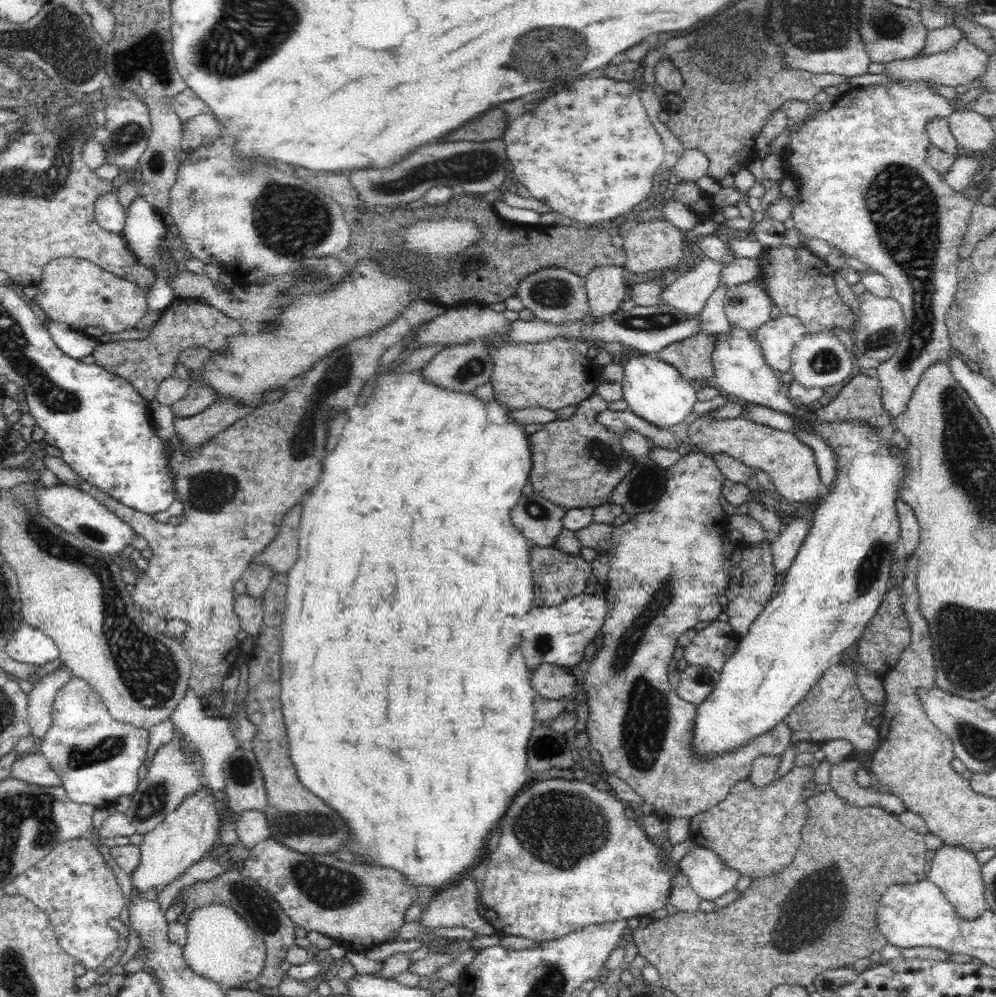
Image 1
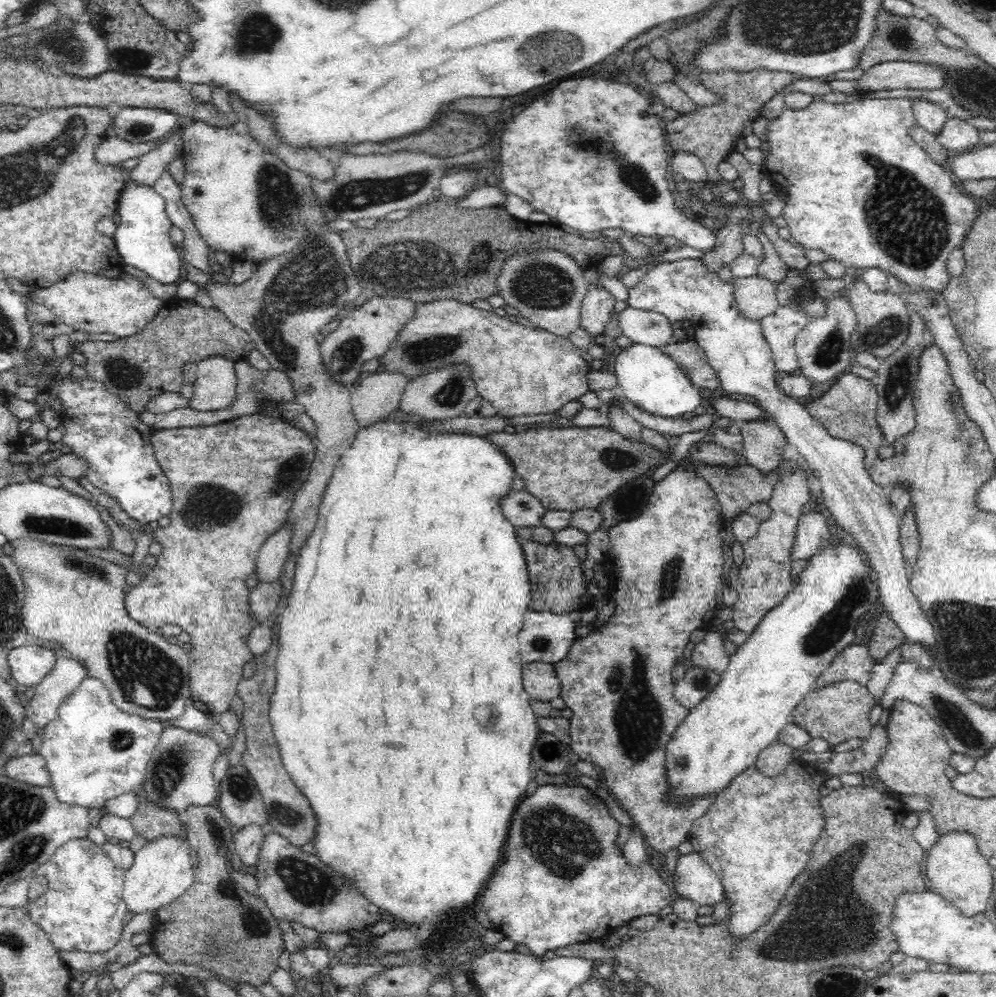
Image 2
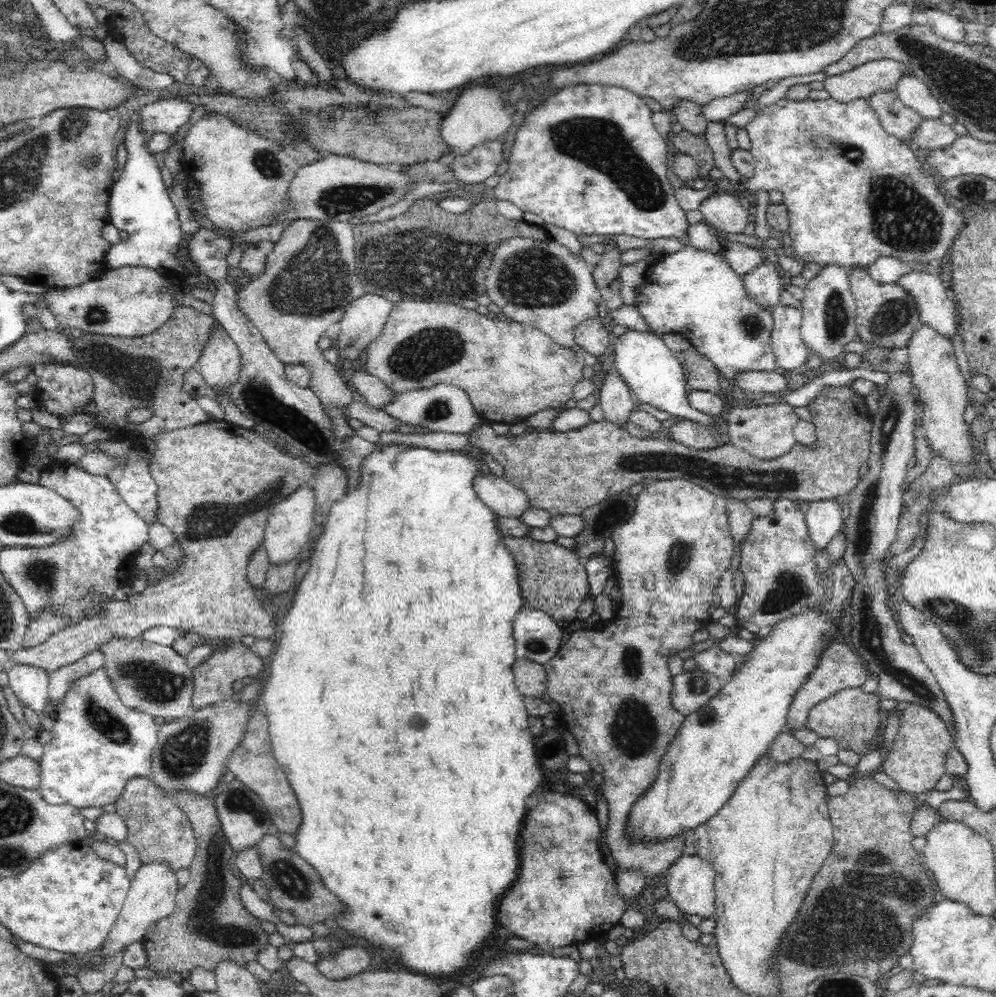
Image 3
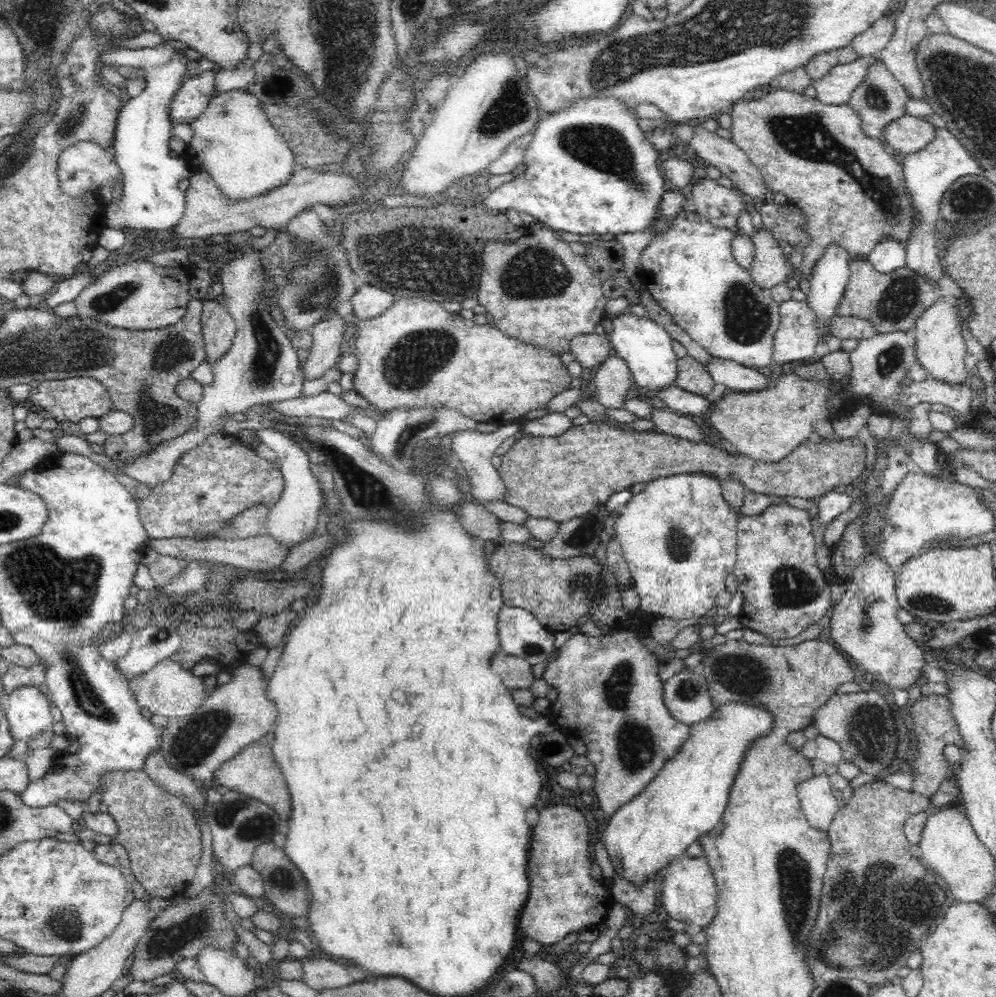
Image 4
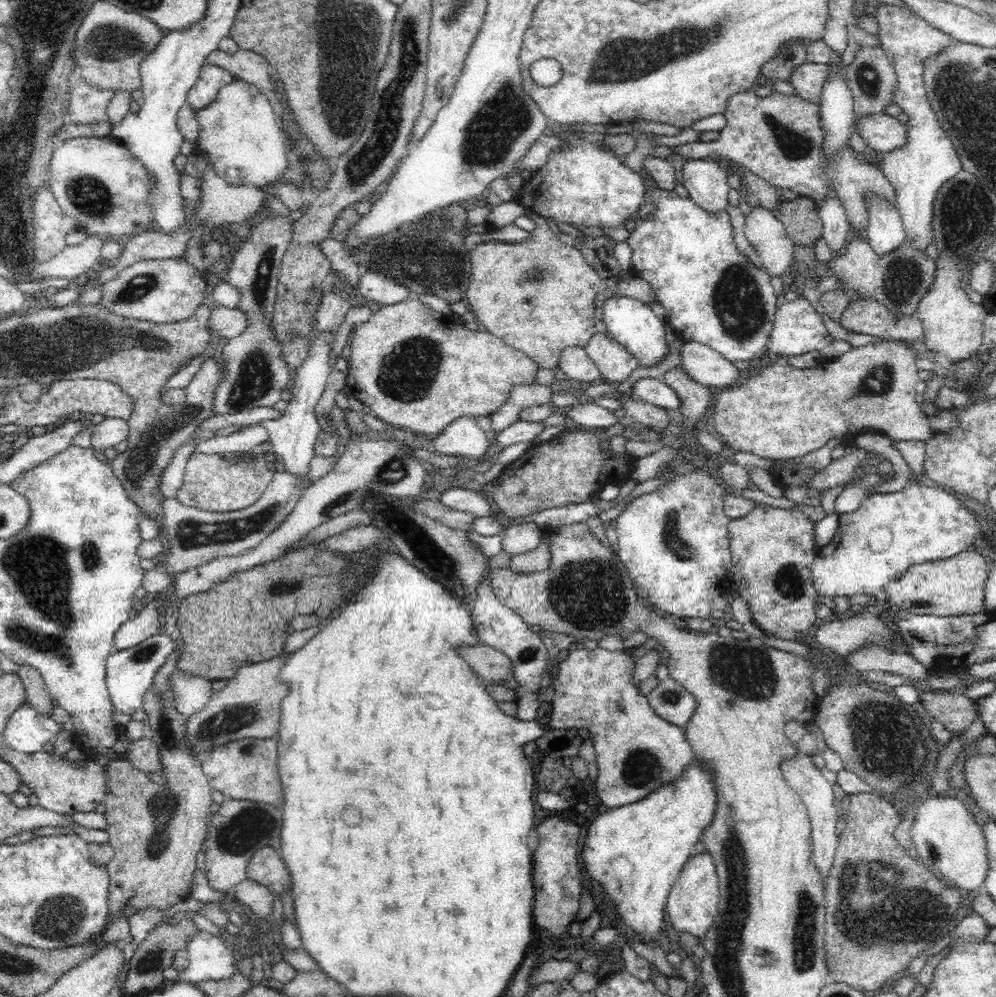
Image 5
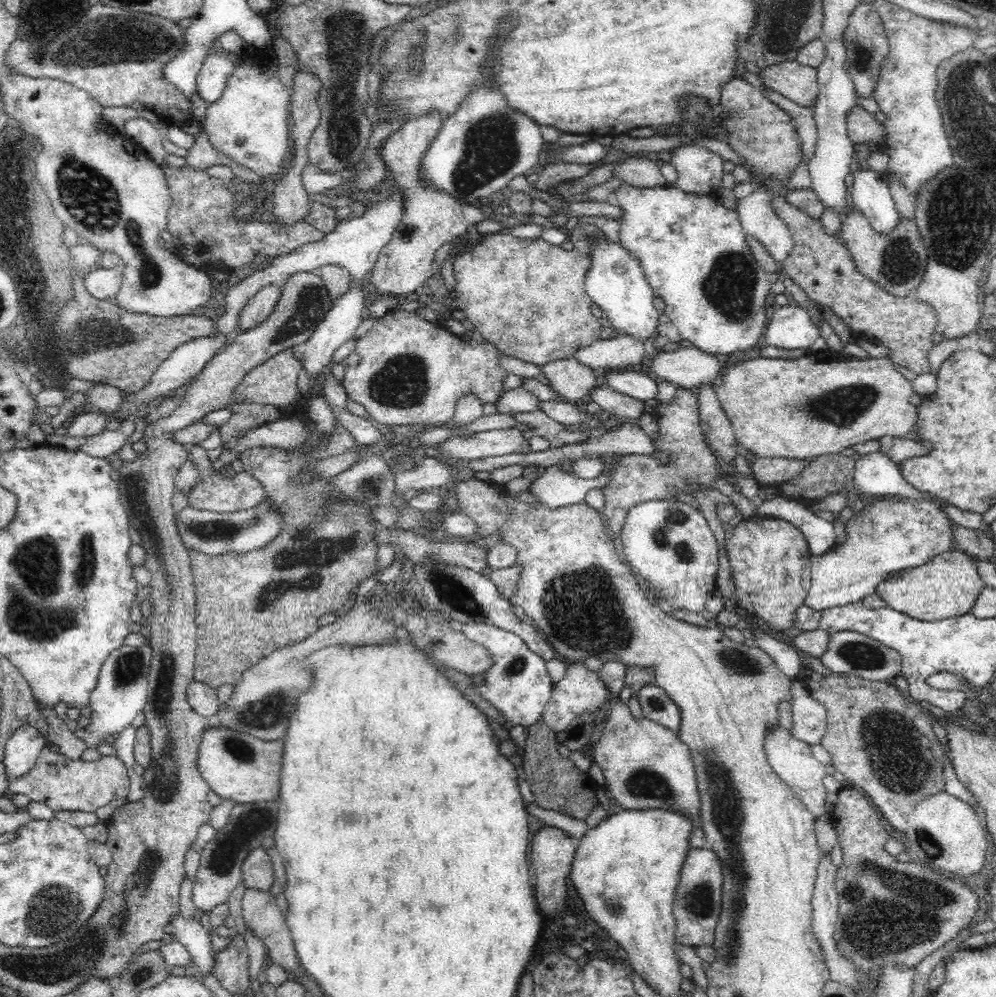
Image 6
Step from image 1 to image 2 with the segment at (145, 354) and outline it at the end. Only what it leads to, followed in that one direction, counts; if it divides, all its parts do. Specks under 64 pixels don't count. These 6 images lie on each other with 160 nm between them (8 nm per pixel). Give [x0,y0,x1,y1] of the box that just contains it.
[72,297,255,416]

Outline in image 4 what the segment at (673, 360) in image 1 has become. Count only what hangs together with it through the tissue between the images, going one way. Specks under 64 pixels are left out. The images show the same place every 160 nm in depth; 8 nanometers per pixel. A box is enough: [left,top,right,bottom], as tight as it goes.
[674,355,715,398]

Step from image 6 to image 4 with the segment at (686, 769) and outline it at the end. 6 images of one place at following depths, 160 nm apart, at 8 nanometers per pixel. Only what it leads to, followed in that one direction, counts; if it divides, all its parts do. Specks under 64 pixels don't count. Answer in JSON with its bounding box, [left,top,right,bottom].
[541,617,690,819]

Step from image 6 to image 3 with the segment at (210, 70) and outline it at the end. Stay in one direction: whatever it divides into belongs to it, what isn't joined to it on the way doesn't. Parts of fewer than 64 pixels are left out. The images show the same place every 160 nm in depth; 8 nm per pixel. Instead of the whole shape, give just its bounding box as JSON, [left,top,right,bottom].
[139,90,196,137]

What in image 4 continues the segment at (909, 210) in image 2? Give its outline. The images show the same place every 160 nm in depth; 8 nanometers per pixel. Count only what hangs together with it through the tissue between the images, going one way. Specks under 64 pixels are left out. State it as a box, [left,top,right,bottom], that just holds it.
[728,88,917,275]

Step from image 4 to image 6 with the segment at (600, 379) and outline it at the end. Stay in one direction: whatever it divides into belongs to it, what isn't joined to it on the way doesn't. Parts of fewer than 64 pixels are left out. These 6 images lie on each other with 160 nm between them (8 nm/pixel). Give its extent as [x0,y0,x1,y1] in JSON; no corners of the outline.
[572,332,648,371]

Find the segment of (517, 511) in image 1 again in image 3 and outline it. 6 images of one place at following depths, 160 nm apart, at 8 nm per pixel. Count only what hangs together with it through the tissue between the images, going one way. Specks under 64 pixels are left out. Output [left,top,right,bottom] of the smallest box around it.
[473,472,529,518]

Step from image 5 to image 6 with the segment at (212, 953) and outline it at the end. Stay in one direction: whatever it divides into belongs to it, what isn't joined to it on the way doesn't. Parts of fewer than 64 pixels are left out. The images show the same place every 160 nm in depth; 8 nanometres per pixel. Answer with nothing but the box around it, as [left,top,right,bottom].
[168,912,216,979]

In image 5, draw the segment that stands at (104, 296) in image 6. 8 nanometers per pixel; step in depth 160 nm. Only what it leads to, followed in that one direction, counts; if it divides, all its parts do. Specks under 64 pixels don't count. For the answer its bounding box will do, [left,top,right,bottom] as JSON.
[96,224,190,285]

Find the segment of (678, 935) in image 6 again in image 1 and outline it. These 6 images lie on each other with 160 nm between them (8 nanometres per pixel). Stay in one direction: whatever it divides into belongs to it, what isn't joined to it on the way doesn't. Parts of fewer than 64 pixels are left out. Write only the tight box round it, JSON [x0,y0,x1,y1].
[677,847,737,902]

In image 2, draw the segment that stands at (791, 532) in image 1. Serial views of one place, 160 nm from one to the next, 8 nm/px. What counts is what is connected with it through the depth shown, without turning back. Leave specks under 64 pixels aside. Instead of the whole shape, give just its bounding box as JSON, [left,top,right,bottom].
[789,510,832,560]

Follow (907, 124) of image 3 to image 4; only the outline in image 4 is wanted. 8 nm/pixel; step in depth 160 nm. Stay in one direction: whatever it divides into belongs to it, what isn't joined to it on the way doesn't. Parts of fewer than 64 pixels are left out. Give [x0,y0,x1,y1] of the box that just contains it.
[848,58,908,137]

